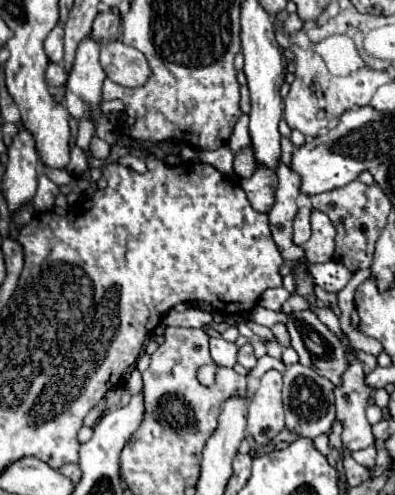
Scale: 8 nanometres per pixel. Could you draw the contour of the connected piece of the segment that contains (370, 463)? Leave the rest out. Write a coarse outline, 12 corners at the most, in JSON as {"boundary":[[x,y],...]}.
{"boundary":[[377,445],[355,451],[353,457],[359,465],[373,469]]}

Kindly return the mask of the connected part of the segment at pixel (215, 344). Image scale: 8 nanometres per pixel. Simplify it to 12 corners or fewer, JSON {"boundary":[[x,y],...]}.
{"boundary":[[211,339],[211,357],[217,367],[237,363],[237,345]]}

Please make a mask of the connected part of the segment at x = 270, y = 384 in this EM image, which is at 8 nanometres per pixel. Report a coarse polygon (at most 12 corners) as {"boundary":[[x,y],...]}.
{"boundary":[[271,369],[249,401],[247,431],[261,445],[285,427],[283,375]]}

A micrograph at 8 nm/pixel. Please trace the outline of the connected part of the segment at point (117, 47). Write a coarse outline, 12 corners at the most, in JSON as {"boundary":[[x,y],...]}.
{"boundary":[[121,41],[101,47],[111,81],[139,87],[151,75],[145,55]]}

